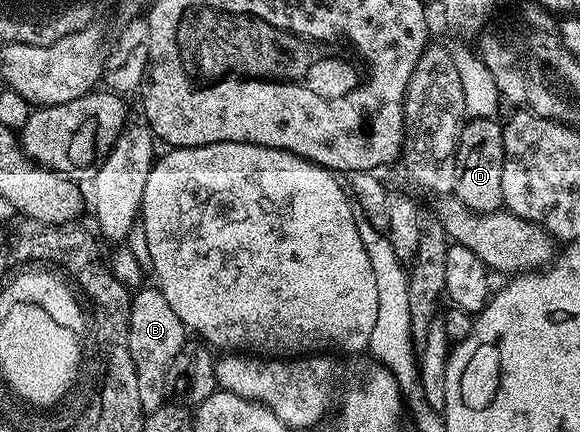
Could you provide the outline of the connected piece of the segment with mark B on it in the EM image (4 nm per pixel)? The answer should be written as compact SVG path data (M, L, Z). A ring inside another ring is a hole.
M160 288L138 289L132 295L129 312L129 346L127 355L133 361L135 381L139 384L139 402L146 411L158 410L166 401L167 387L165 377L179 351L187 345L187 331L184 324L175 316L175 308L167 304ZM138 293L138 294L137 294Z

